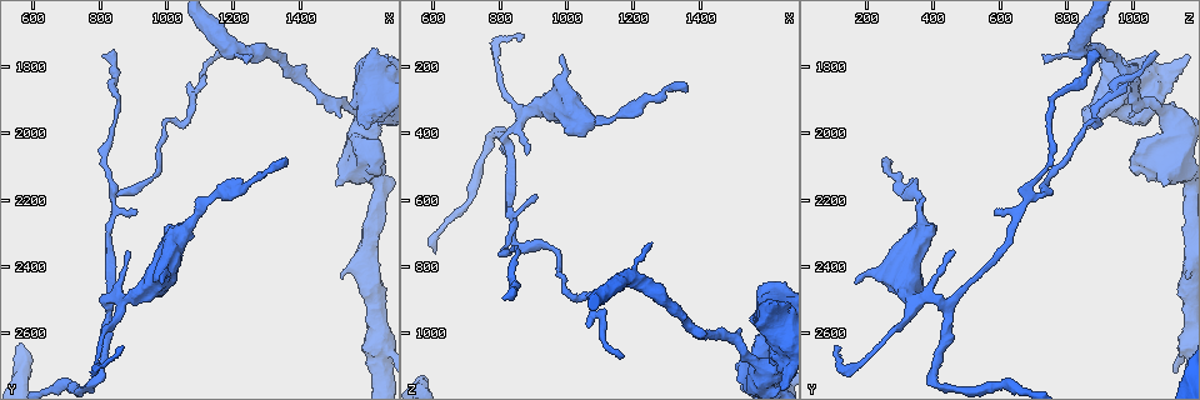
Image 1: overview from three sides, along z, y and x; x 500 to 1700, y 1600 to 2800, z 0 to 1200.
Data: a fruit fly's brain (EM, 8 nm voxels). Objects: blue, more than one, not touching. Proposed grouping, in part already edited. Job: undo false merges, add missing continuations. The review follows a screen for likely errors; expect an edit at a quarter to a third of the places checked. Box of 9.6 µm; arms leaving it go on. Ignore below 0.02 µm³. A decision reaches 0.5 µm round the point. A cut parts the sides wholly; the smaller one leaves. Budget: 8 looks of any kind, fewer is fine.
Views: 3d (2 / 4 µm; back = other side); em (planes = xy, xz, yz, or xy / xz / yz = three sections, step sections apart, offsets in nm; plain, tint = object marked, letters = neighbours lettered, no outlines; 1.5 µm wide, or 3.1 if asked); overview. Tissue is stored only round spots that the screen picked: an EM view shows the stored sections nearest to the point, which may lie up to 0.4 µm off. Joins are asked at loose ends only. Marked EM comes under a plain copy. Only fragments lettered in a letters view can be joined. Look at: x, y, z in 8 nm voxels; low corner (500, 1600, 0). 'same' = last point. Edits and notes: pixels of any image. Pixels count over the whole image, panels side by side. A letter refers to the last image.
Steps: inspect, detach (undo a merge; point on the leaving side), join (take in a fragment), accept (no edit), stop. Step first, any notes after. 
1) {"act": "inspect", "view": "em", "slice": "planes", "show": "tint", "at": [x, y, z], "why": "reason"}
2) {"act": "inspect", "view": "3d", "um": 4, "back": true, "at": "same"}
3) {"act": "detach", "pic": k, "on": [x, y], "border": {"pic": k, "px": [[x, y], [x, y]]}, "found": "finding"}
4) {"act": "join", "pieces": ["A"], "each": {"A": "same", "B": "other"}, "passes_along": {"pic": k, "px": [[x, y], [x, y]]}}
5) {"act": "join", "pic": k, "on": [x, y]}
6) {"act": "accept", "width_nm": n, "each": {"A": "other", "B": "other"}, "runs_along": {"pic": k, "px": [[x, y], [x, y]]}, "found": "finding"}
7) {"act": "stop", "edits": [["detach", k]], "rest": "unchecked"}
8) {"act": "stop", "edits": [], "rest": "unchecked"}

{"act": "inspect", "view": "em", "slice": "planes", "show": "letters", "at": [1520, 2160, 1100], "why": "stops while still wide"}

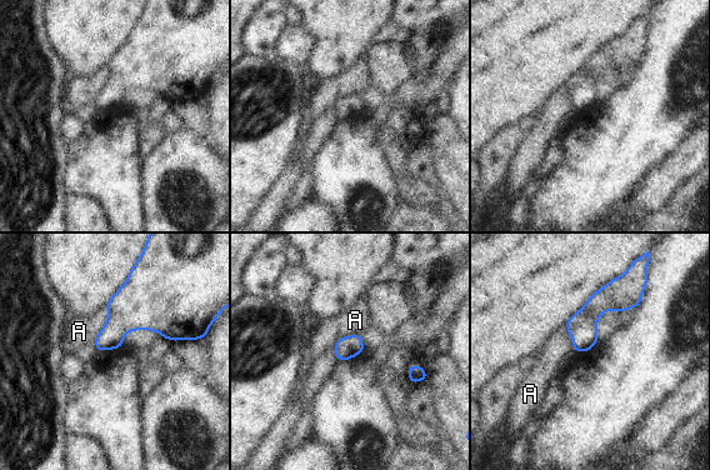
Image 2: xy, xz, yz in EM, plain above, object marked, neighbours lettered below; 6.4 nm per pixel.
{"act": "accept", "each": {"A": "other"}, "border": {"pic": 2, "px": [[106, 306], [106, 321], [93, 343]]}, "found": "none of them fits"}

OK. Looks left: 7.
{"act": "inspect", "view": "em", "slice": "xz", "step": 8, "show": "tint", "at": [1180, 1760, 1070], "why": "thin end"}

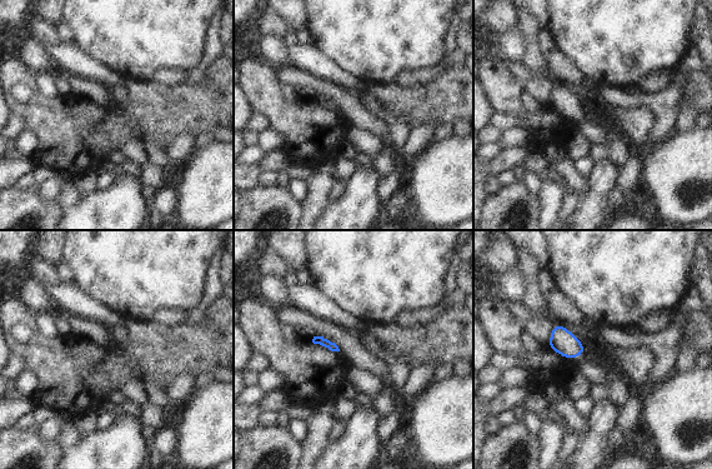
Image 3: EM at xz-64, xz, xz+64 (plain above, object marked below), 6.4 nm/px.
{"act": "inspect", "view": "em", "slice": "planes", "show": "letters", "at": "same"}

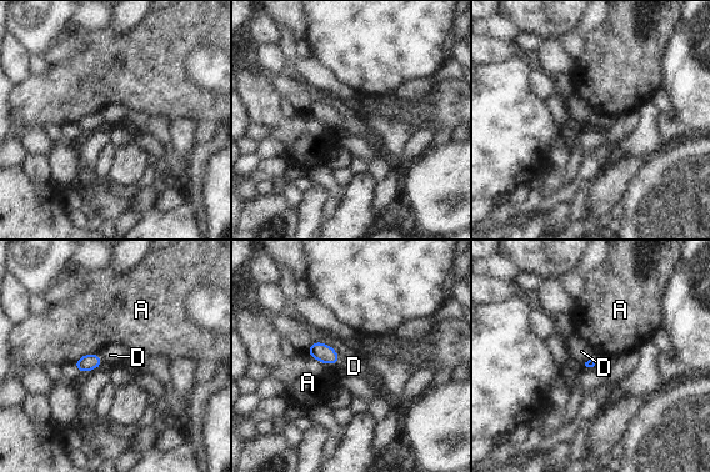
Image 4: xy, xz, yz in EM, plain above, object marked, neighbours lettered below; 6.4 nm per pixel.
{"act": "accept", "longest_contact_nm": ["D", 240], "each": {"A": "other", "D": "other"}, "found": "none of them fits"}

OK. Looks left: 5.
{"act": "inspect", "view": "3d", "um": 4, "back": true, "at": [1360, 2080, 250], "why": "free end"}

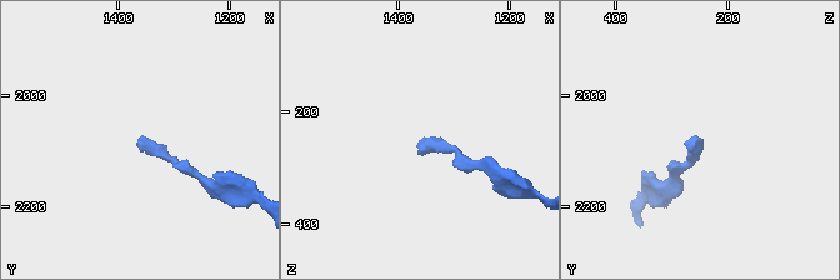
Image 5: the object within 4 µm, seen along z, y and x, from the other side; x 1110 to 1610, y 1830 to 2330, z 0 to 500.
{"act": "inspect", "view": "em", "slice": "planes", "show": "letters", "at": [1360, 2075, 245]}

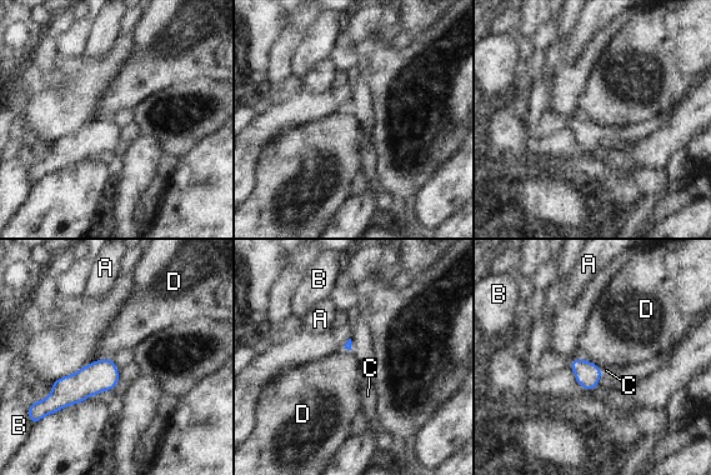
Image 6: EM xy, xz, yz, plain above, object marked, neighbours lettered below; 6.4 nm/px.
{"act": "join", "pieces": ["C"], "each": {"A": "other", "B": "other", "C": "same", "D": "other"}, "passes_along": {"pic": 6, "px": [[587, 375], [600, 371], [606, 370]]}, "found": "it goes on there"}

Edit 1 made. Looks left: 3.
{"act": "stop", "edits": [["join", 6]], "rest": "unchecked"}

